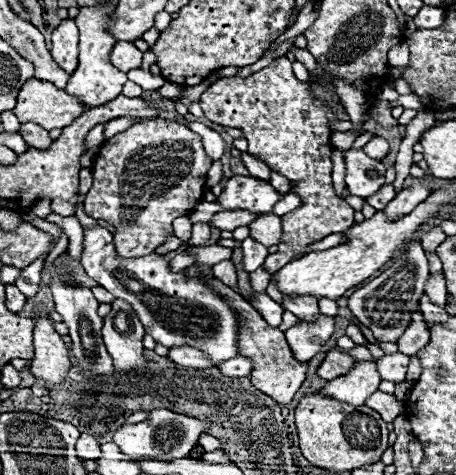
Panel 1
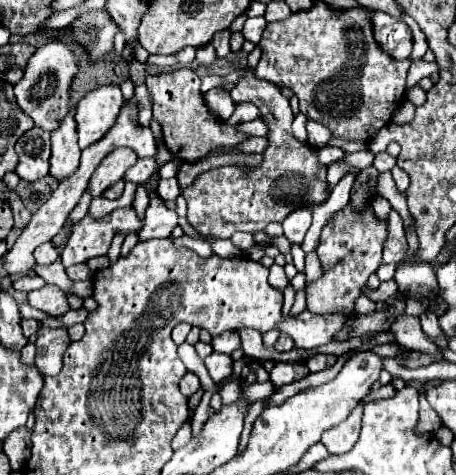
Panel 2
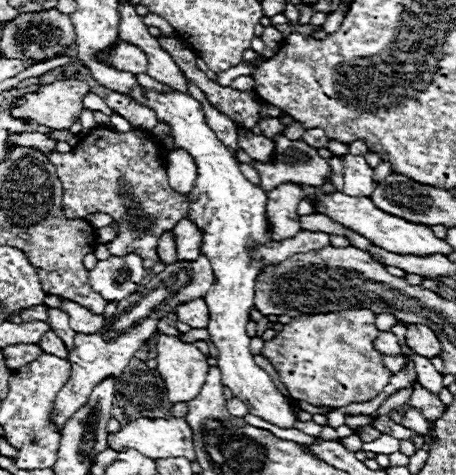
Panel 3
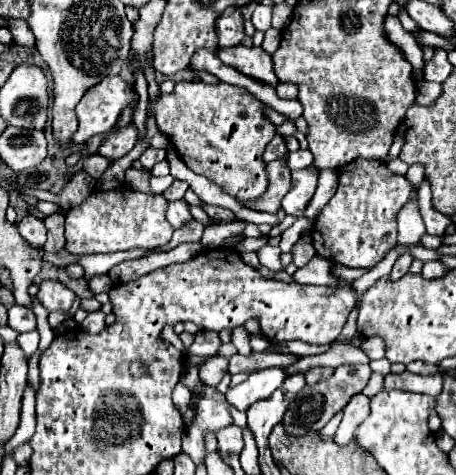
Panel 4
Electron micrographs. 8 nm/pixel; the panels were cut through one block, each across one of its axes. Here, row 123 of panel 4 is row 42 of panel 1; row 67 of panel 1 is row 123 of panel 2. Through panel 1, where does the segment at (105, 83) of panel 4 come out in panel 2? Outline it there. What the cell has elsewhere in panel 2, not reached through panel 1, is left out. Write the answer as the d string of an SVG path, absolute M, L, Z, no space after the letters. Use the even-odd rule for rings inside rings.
M106 84L90 90L76 106L76 124L78 124L78 144L86 148L98 142L108 128L114 126L114 120L122 106L122 92L118 84Z

